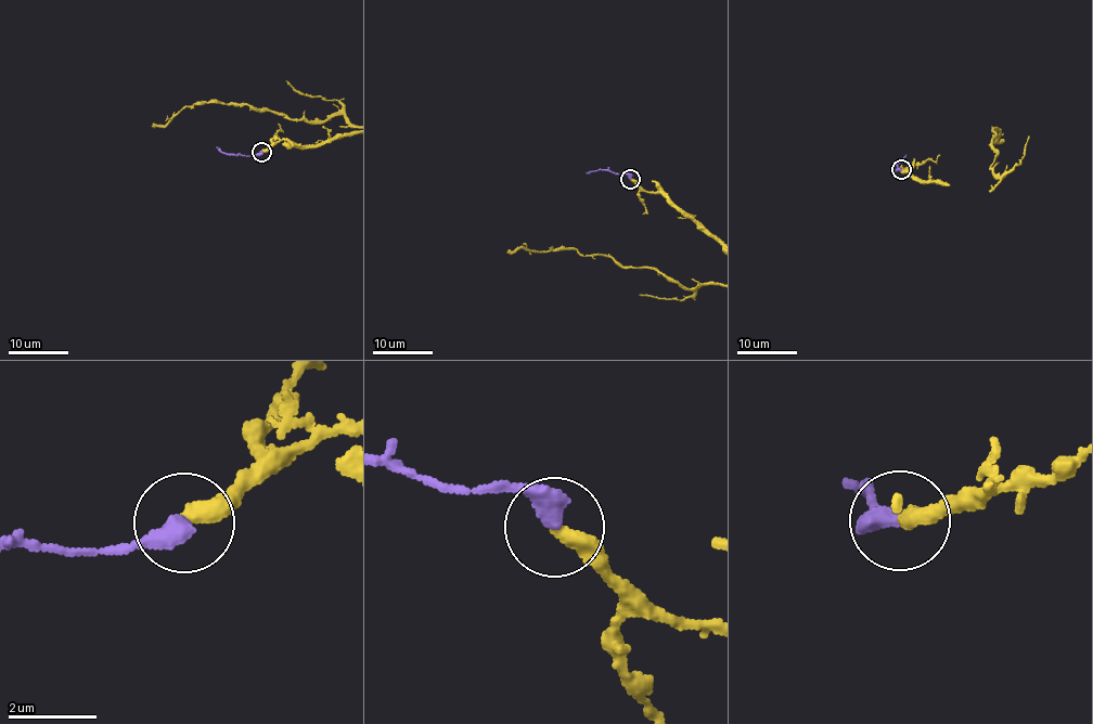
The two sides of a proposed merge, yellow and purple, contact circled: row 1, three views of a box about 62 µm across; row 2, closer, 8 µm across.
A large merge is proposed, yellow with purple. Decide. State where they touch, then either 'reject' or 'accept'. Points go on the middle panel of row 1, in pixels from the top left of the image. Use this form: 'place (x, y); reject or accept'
place (630, 179); accept

